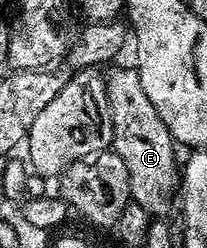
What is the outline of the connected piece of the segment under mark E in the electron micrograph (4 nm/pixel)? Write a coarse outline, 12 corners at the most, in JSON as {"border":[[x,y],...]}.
{"border":[[135,69],[107,75],[111,149],[130,198],[164,216],[177,143]]}

